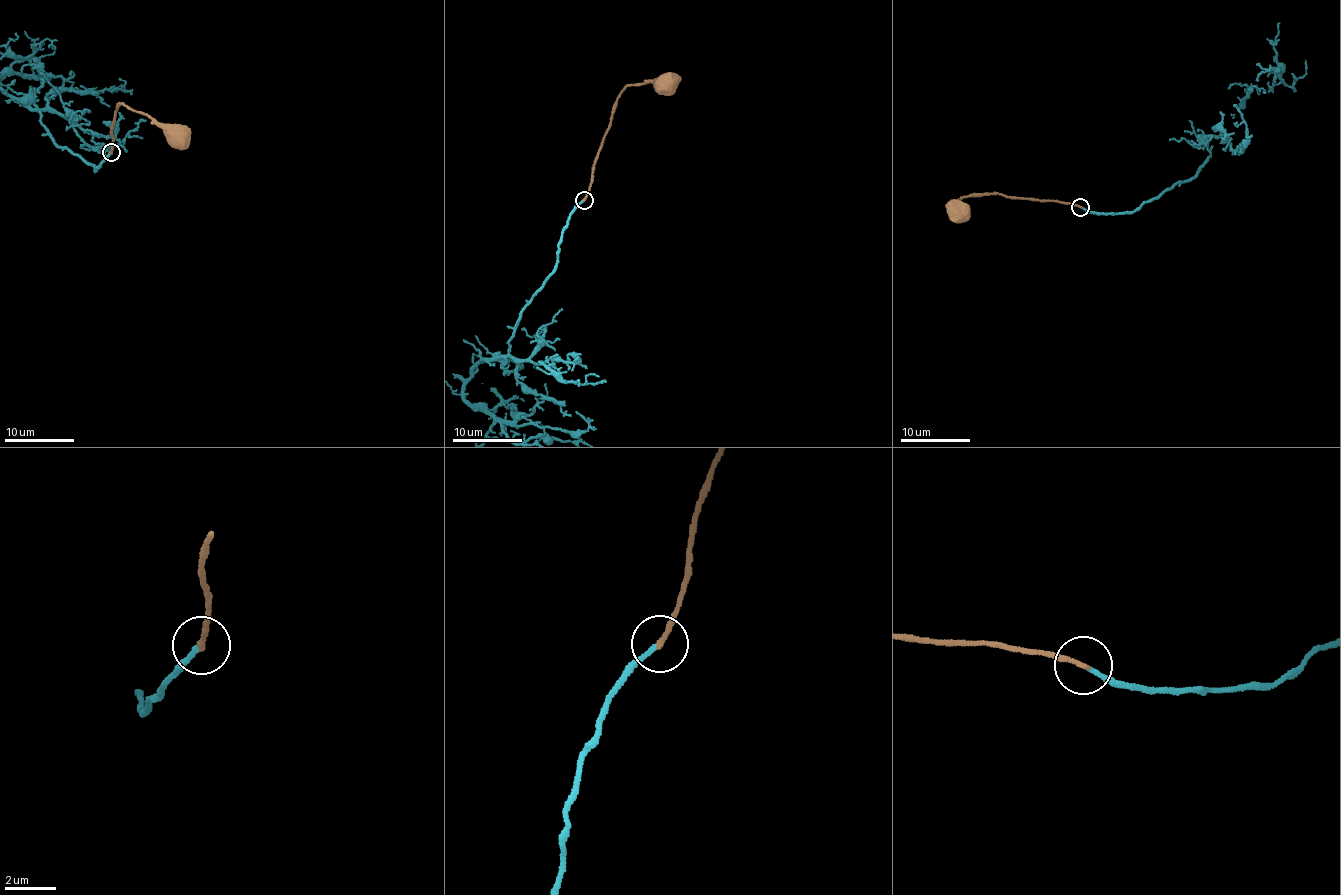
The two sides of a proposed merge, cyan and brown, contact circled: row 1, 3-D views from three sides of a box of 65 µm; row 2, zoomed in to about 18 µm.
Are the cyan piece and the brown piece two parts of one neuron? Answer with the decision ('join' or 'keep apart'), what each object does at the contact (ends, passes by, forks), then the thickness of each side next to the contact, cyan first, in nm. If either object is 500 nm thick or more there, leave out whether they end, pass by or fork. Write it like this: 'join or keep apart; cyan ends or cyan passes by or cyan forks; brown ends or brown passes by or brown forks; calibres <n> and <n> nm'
join; cyan ends; brown ends; calibres 170 and 220 nm

